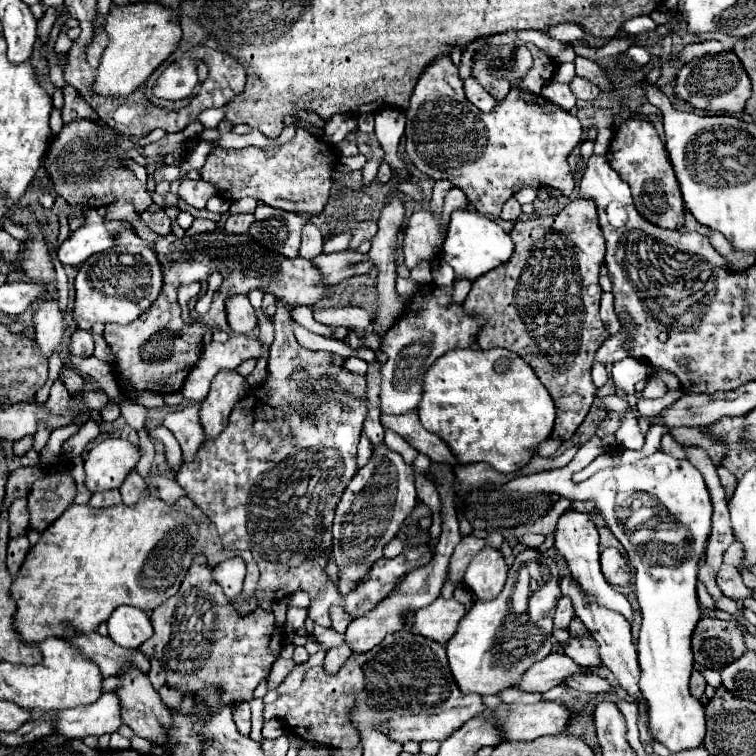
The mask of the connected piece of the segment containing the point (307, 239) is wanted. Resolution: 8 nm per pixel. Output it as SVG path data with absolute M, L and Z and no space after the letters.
M307 222L303 228L303 242L301 242L299 256L303 256L305 260L313 260L315 256L321 254L321 246L323 246L323 236L321 236L319 228L313 226L311 222Z

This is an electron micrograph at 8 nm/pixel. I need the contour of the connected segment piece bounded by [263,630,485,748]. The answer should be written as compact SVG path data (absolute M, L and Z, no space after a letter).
M399 630L395 634L389 634L383 638L381 644L377 644L373 650L363 654L351 654L347 662L341 666L339 672L327 674L323 666L309 668L305 672L303 684L293 694L279 696L273 704L265 704L263 720L283 720L285 726L289 726L293 732L297 732L307 742L317 742L327 748L355 748L359 740L359 730L351 722L351 708L357 704L369 704L373 710L381 712L387 720L385 724L379 724L379 730L383 730L389 738L397 742L405 740L445 740L449 738L457 728L461 728L467 720L481 714L485 706L481 704L479 694L463 694L453 680L445 646L439 642L433 642L425 636L411 634L409 630Z

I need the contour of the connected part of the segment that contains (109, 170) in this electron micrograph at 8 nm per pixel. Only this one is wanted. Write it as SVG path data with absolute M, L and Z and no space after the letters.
M75 120L61 128L57 138L51 140L49 152L43 160L43 168L53 180L53 188L59 196L63 196L69 204L85 204L85 206L107 206L121 198L129 198L135 202L137 182L129 168L121 164L123 158L131 158L129 152L137 150L143 154L143 146L139 146L133 138L125 138L115 130L107 128L103 122L95 120Z

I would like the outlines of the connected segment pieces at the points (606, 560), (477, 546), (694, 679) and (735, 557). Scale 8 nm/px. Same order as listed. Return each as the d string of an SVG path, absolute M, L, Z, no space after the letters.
M613 546L605 548L601 554L601 572L605 574L607 582L613 586L623 586L631 578L629 562L623 560L623 554Z
M465 536L453 556L451 556L451 562L449 562L449 572L447 572L447 582L453 584L453 586L459 586L461 584L461 578L465 574L465 568L469 566L471 558L485 546L485 542L481 538L475 538L475 536Z
M693 670L693 674L691 674L691 682L689 682L691 696L699 700L699 698L703 696L703 692L705 692L705 686L707 686L707 682L705 682L705 678L701 676L701 672L699 672L699 670Z
M734 541L733 544L731 544L731 546L729 546L729 548L725 551L723 555L723 562L738 568L742 563L743 555L744 553L741 543Z

